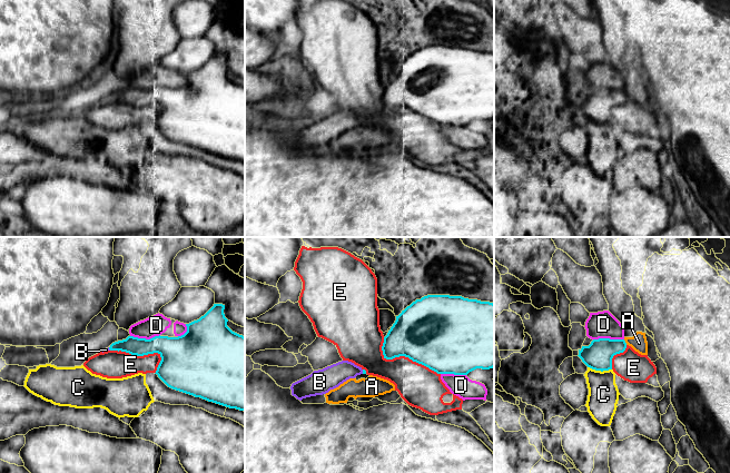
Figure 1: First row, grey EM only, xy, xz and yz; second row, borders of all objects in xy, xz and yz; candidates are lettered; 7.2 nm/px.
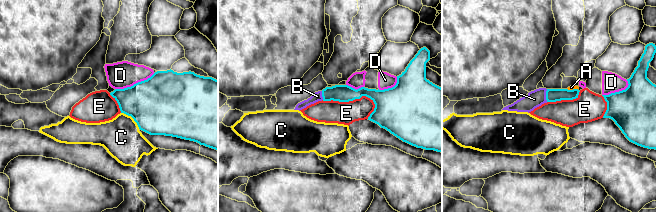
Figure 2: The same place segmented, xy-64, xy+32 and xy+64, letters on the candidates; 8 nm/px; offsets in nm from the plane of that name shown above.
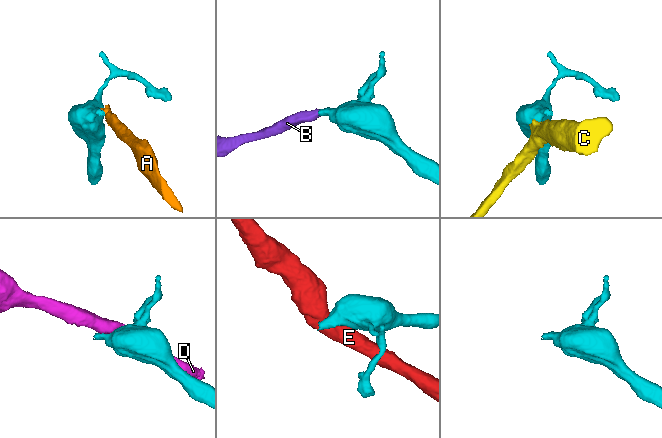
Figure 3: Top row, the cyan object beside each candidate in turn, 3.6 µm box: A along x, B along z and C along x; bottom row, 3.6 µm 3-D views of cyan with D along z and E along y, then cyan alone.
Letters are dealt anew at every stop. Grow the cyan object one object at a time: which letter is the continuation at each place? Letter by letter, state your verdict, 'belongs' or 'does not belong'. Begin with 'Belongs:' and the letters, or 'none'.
Belongs: B
A: does not belong
B: belongs
C: does not belong
D: does not belong
E: does not belong

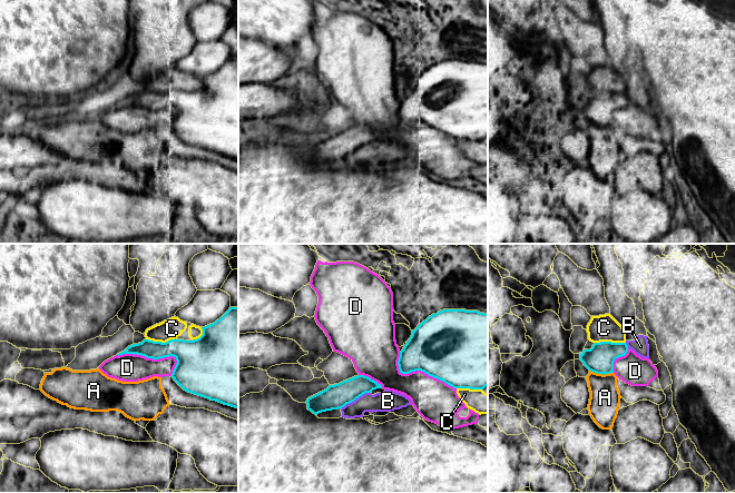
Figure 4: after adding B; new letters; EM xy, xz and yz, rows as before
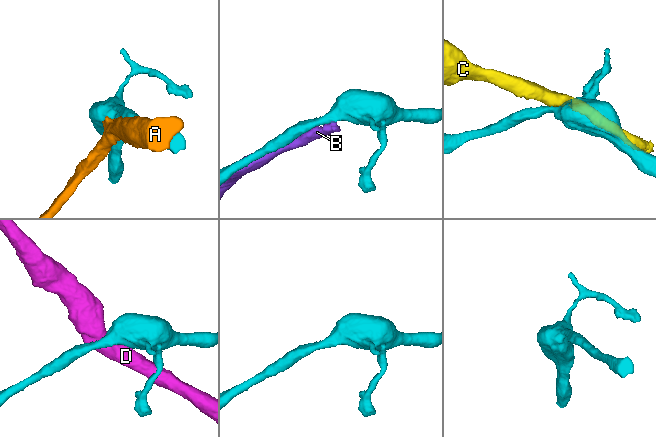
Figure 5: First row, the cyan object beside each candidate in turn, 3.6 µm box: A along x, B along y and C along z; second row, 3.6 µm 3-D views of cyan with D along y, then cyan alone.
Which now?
Belongs: none
A: does not belong
B: does not belong
C: does not belong
D: does not belong

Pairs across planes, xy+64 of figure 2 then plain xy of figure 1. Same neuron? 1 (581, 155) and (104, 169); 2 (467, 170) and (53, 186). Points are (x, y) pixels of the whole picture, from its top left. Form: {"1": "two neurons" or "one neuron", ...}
{"1": "two neurons", "2": "two neurons"}

